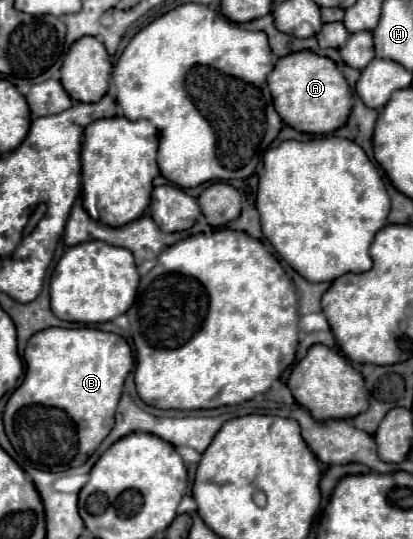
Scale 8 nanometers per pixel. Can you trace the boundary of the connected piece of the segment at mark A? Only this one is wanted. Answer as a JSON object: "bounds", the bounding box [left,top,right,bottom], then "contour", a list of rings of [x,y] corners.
{"bounds":[268,51,352,135],"contour":[[[296,51],[280,57],[268,75],[268,87],[282,121],[302,133],[328,135],[346,123],[352,109],[348,81],[330,57],[316,55],[314,51]]]}

